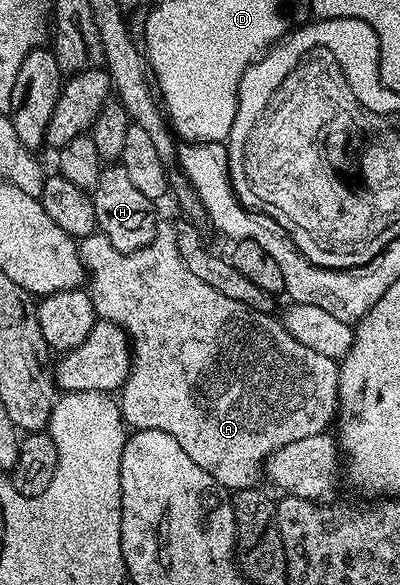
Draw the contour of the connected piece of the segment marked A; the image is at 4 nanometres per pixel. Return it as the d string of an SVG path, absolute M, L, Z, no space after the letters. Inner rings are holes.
M159 223L154 230L154 237L148 246L135 252L121 252L108 242L108 238L101 234L91 234L81 241L80 251L82 262L88 273L88 291L90 301L94 307L94 315L99 320L110 320L114 324L121 324L132 349L132 363L126 379L121 381L122 400L120 411L122 419L131 429L164 430L164 434L172 434L176 442L180 442L180 450L200 466L200 470L208 470L212 478L221 484L223 489L237 490L239 488L253 488L259 483L264 472L264 465L276 450L288 446L288 442L300 442L300 438L312 438L316 434L326 432L331 427L338 409L338 369L339 361L324 358L324 354L316 354L316 350L308 350L308 346L296 342L292 334L288 334L279 319L269 312L257 312L244 302L236 302L236 298L227 298L220 294L220 290L212 290L184 266L184 258L180 258L180 250L176 246L175 225Z

